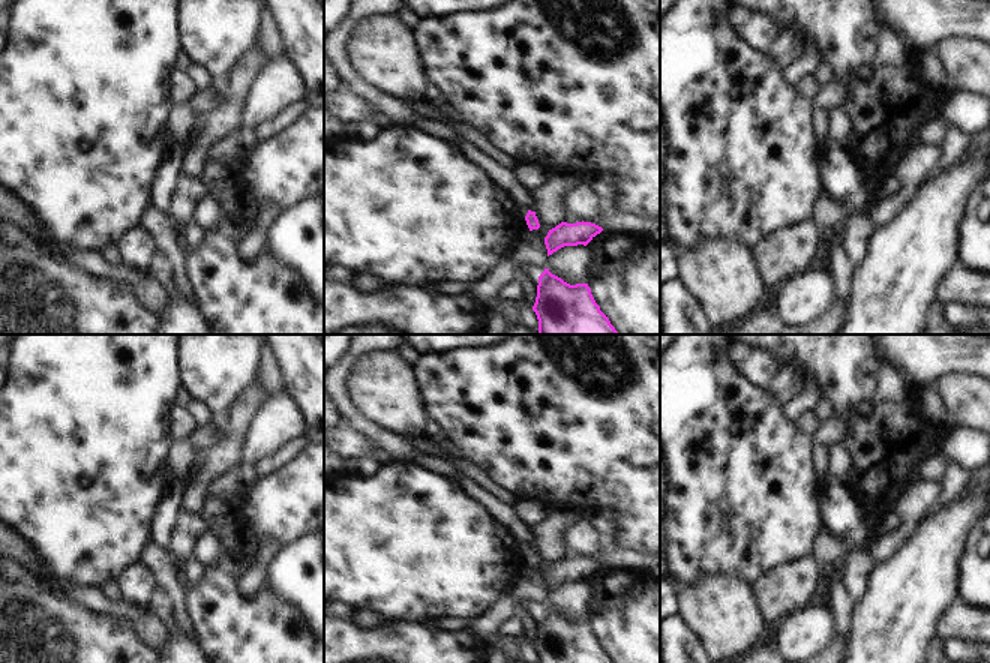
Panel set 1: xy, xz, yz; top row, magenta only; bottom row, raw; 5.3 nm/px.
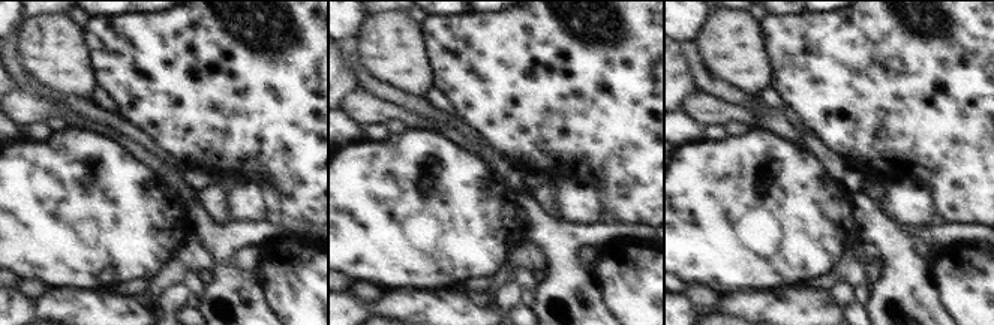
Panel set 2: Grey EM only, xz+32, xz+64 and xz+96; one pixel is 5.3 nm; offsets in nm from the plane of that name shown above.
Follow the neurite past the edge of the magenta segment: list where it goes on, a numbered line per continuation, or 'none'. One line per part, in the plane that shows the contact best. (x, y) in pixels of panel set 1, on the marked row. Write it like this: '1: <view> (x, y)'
none

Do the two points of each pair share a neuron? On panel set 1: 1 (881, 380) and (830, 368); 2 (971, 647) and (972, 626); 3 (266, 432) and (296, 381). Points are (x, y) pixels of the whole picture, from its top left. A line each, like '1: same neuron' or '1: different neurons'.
1: same neuron
2: different neurons
3: different neurons

